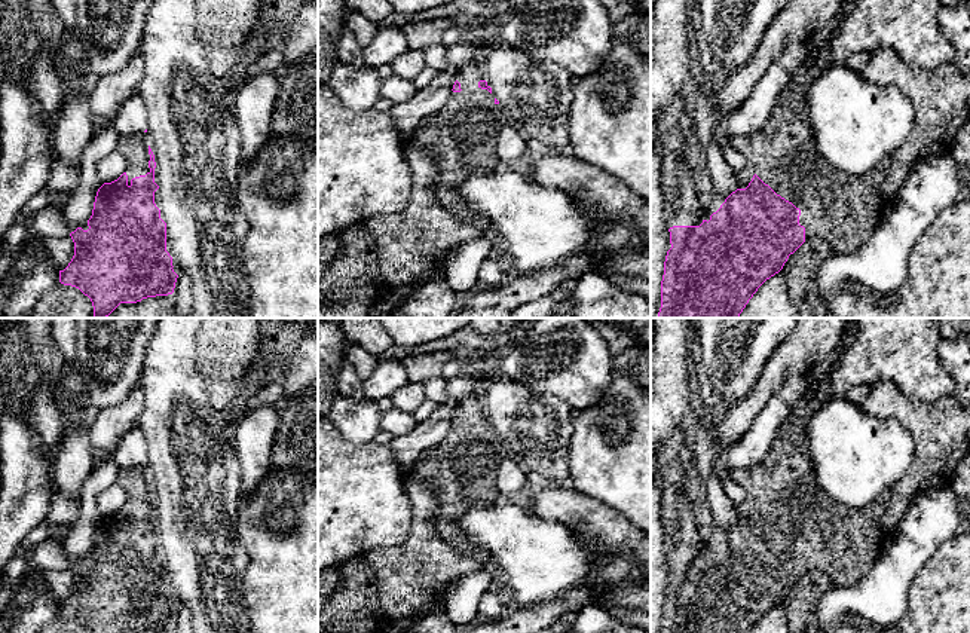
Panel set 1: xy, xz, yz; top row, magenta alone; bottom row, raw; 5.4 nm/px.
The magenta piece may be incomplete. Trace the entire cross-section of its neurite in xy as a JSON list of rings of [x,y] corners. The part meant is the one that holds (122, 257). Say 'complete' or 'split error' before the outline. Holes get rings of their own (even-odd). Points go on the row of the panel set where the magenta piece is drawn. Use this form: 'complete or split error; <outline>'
complete; [[[149,146],[149,168],[146,175],[128,180],[123,172],[117,180],[104,183],[95,196],[88,230],[77,227],[70,233],[74,256],[59,282],[79,288],[94,306],[94,318],[107,318],[120,303],[137,303],[147,297],[174,293],[178,275],[172,257],[166,251],[166,223],[154,204],[154,155]]]

